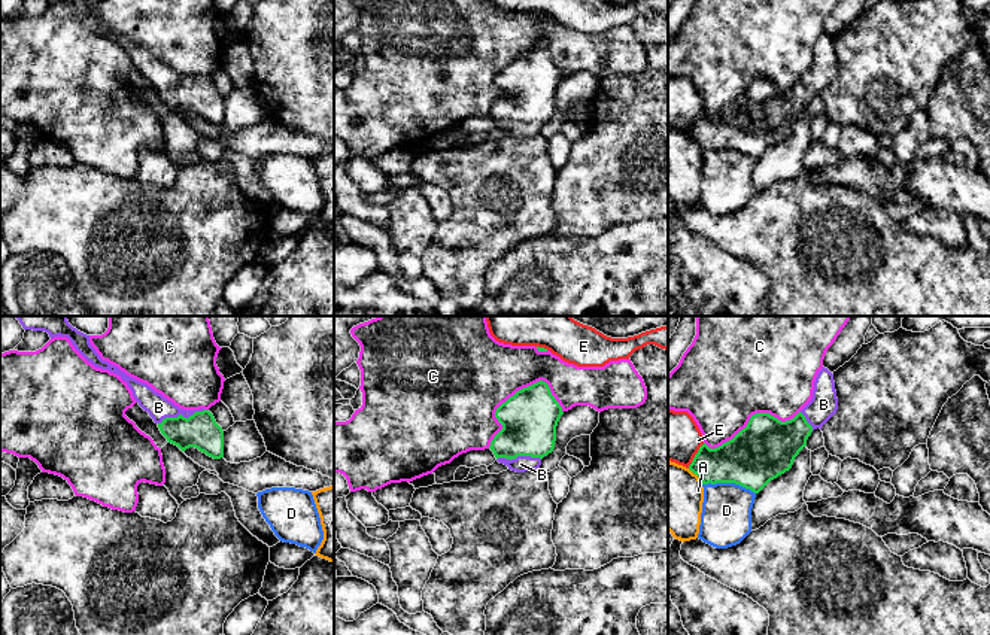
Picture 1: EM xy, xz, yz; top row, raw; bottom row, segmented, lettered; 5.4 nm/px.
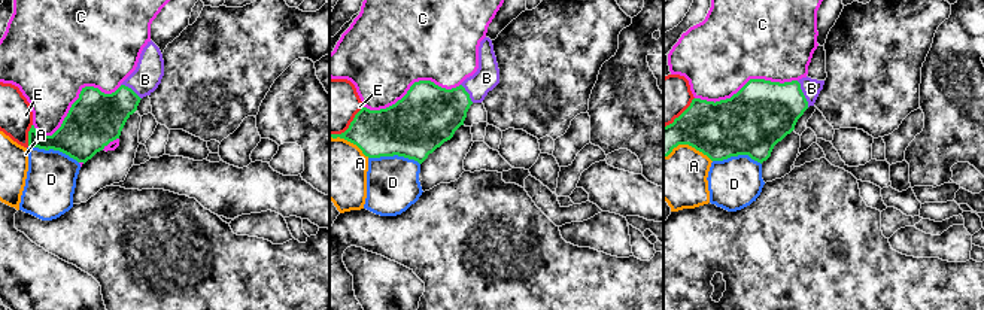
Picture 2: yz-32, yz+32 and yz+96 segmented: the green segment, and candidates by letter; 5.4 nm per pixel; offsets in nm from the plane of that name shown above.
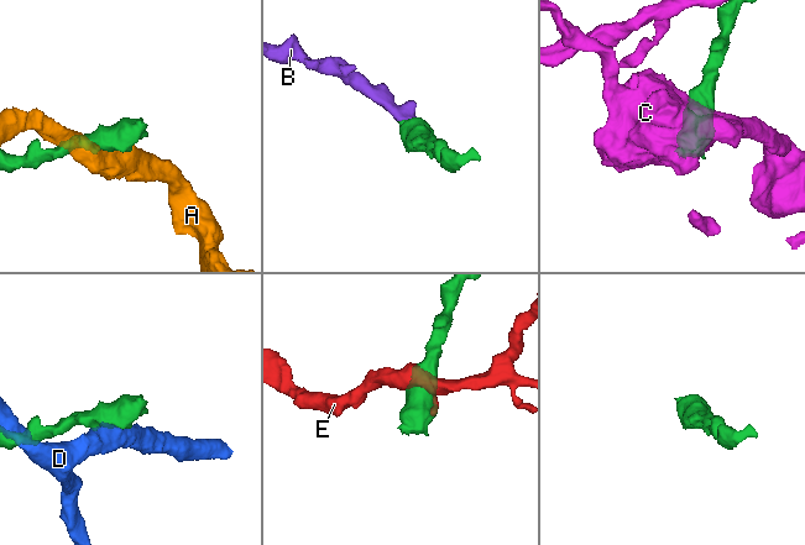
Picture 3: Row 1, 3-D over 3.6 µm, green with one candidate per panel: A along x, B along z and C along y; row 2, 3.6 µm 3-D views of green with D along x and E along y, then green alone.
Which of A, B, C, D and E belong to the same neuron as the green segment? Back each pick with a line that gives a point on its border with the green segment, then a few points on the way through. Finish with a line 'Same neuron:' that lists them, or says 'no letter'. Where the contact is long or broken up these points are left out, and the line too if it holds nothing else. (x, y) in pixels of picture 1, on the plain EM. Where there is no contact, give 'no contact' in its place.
B: meets green in xy at (181, 81); runs through xy (200, 97), (181, 81), (166, 81), (158, 73)
Same neuron: B

